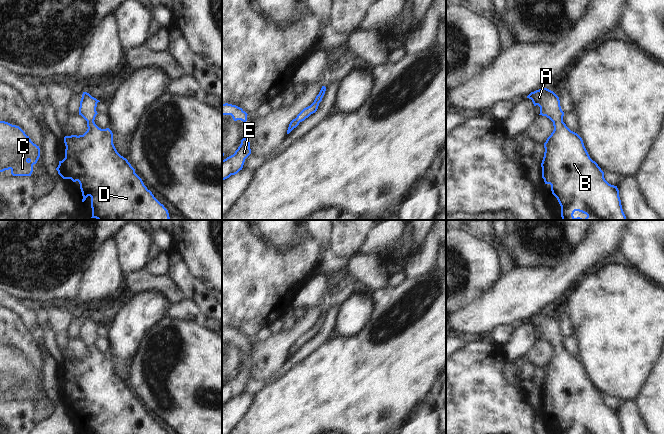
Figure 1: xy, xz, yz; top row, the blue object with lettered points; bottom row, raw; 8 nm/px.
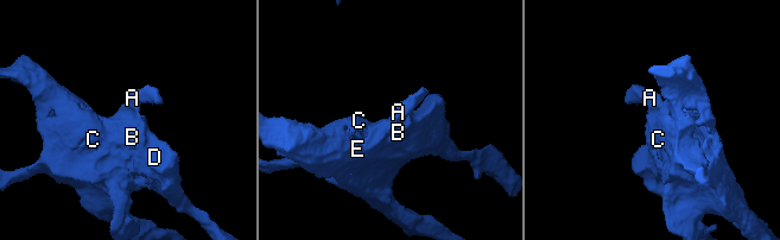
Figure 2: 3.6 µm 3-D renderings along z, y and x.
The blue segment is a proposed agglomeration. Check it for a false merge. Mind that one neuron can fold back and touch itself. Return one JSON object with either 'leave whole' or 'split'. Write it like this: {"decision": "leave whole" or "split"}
{"decision": "leave whole"}

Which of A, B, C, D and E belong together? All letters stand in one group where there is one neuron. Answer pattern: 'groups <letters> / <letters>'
groups A B C D E

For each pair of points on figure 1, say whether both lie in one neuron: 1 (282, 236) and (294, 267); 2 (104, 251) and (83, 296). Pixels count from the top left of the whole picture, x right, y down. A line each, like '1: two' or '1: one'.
1: two
2: one

